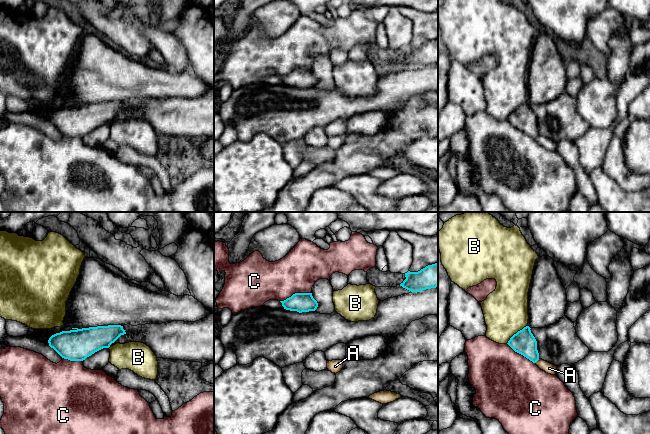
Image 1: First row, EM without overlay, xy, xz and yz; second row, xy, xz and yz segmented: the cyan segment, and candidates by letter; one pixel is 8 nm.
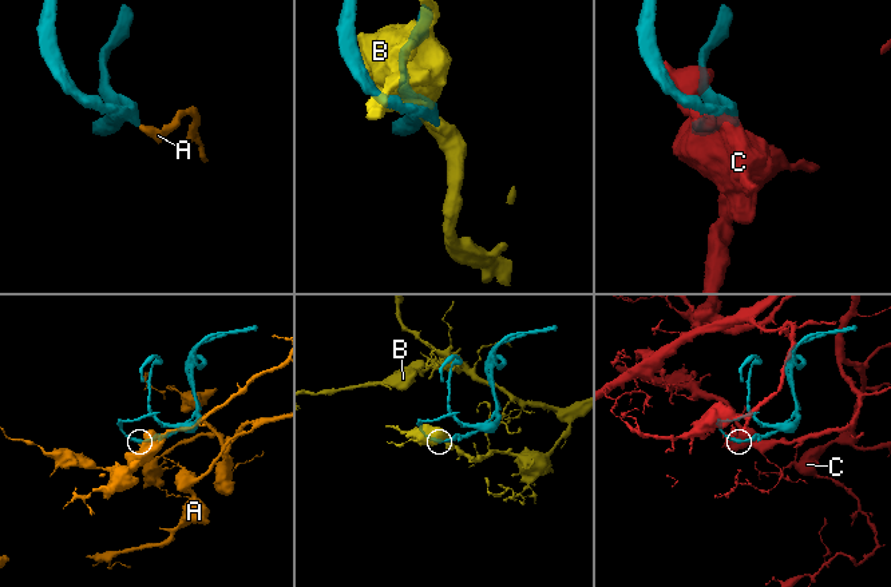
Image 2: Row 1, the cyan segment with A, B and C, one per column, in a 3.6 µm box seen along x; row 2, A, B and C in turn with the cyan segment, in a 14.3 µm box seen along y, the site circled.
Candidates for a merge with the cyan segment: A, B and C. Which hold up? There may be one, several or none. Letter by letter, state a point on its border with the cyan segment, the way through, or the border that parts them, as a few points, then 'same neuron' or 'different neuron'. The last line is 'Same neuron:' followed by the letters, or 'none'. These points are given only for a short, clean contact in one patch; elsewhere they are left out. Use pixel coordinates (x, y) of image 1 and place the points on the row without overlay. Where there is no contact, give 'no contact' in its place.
A: contact yz (537, 136); border yz (539, 135), (535, 138); different neuron
B: contact yz (517, 108); different neuron
C: contact xz (295, 69); different neuron
Same neuron: none

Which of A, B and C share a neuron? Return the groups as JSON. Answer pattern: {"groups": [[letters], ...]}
{"groups": [["A"], ["B"], ["C"]]}

